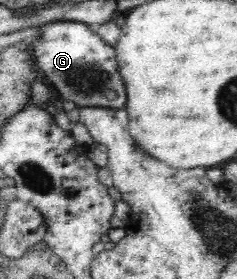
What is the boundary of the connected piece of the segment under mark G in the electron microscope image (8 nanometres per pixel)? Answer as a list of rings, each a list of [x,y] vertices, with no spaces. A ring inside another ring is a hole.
[[[56,21],[49,22],[48,24],[43,24],[37,26],[40,31],[39,39],[30,42],[31,44],[31,52],[34,52],[34,57],[36,64],[40,66],[40,75],[41,78],[44,79],[46,84],[51,84],[51,87],[54,90],[54,94],[56,98],[61,100],[70,100],[70,102],[74,102],[75,106],[99,106],[100,108],[112,108],[112,109],[124,109],[127,101],[127,94],[125,91],[125,82],[122,79],[121,73],[119,72],[119,66],[117,65],[117,56],[116,51],[113,45],[106,44],[102,37],[98,33],[95,33],[90,29],[89,25],[83,22],[74,22],[74,21]]]

